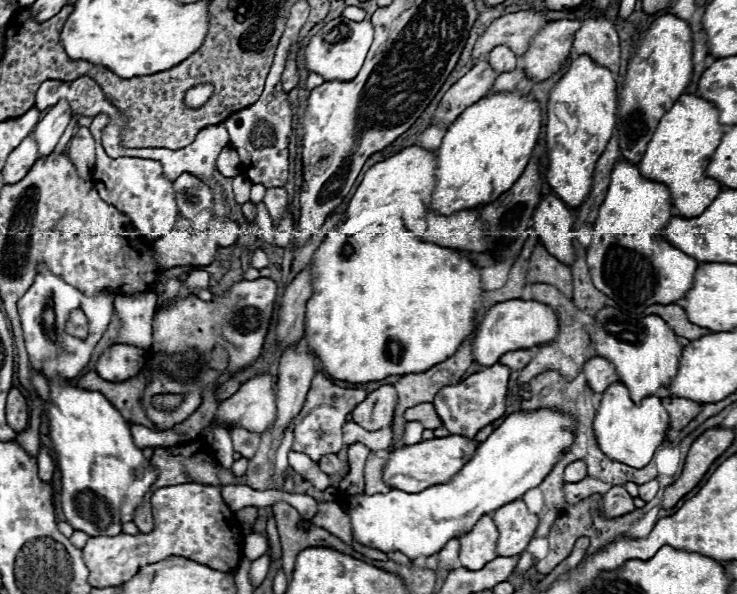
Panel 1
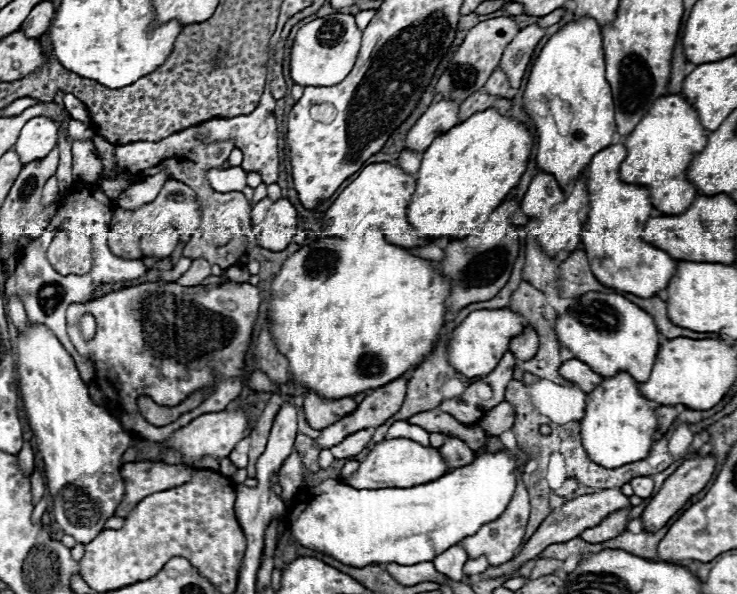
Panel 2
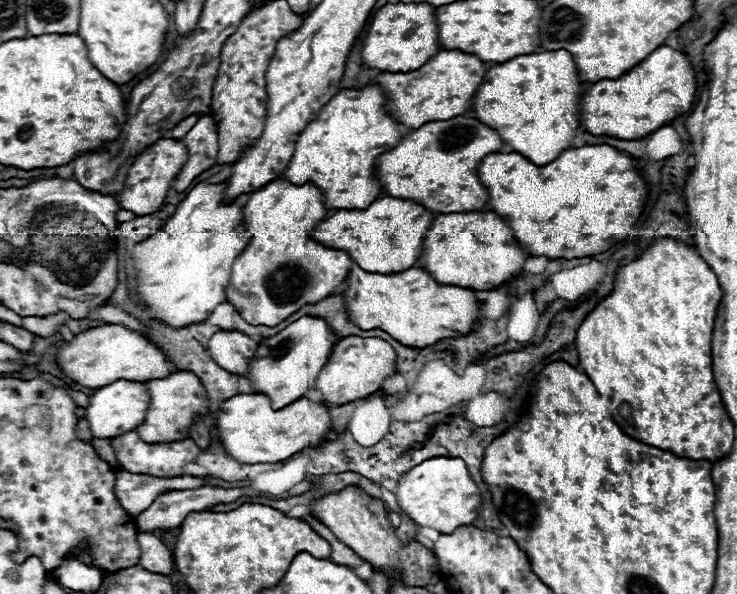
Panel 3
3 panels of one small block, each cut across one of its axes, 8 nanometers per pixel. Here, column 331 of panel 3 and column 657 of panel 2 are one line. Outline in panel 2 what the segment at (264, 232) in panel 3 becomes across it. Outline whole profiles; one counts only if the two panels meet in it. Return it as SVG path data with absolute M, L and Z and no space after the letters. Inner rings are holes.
M612 144L600 150L584 170L588 178L590 214L582 230L582 244L594 276L604 286L634 294L638 298L652 298L658 292L666 290L670 278L674 276L676 260L642 240L640 234L646 226L646 218L652 218L656 210L652 206L648 188L624 184L620 180L620 164L624 162L624 158L624 144Z

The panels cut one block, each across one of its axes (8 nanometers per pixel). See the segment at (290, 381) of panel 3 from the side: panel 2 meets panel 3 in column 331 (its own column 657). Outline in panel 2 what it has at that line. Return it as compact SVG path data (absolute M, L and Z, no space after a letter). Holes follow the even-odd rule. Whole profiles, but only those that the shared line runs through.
M590 292L576 298L576 304L556 320L556 334L574 358L586 362L596 374L614 376L618 372L628 372L636 382L646 382L646 378L650 378L660 348L660 334L654 318L620 294Z

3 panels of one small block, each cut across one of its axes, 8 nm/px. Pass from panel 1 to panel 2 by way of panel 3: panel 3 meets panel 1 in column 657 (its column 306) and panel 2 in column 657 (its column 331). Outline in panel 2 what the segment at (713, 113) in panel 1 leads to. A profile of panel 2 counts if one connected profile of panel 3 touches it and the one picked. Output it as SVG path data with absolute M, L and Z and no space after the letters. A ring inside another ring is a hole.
M678 94L658 98L636 130L624 142L628 156L620 166L620 178L626 184L648 188L652 202L662 214L682 214L694 198L700 196L698 188L686 178L686 166L694 160L694 154L706 146L706 128L700 124L698 112Z

